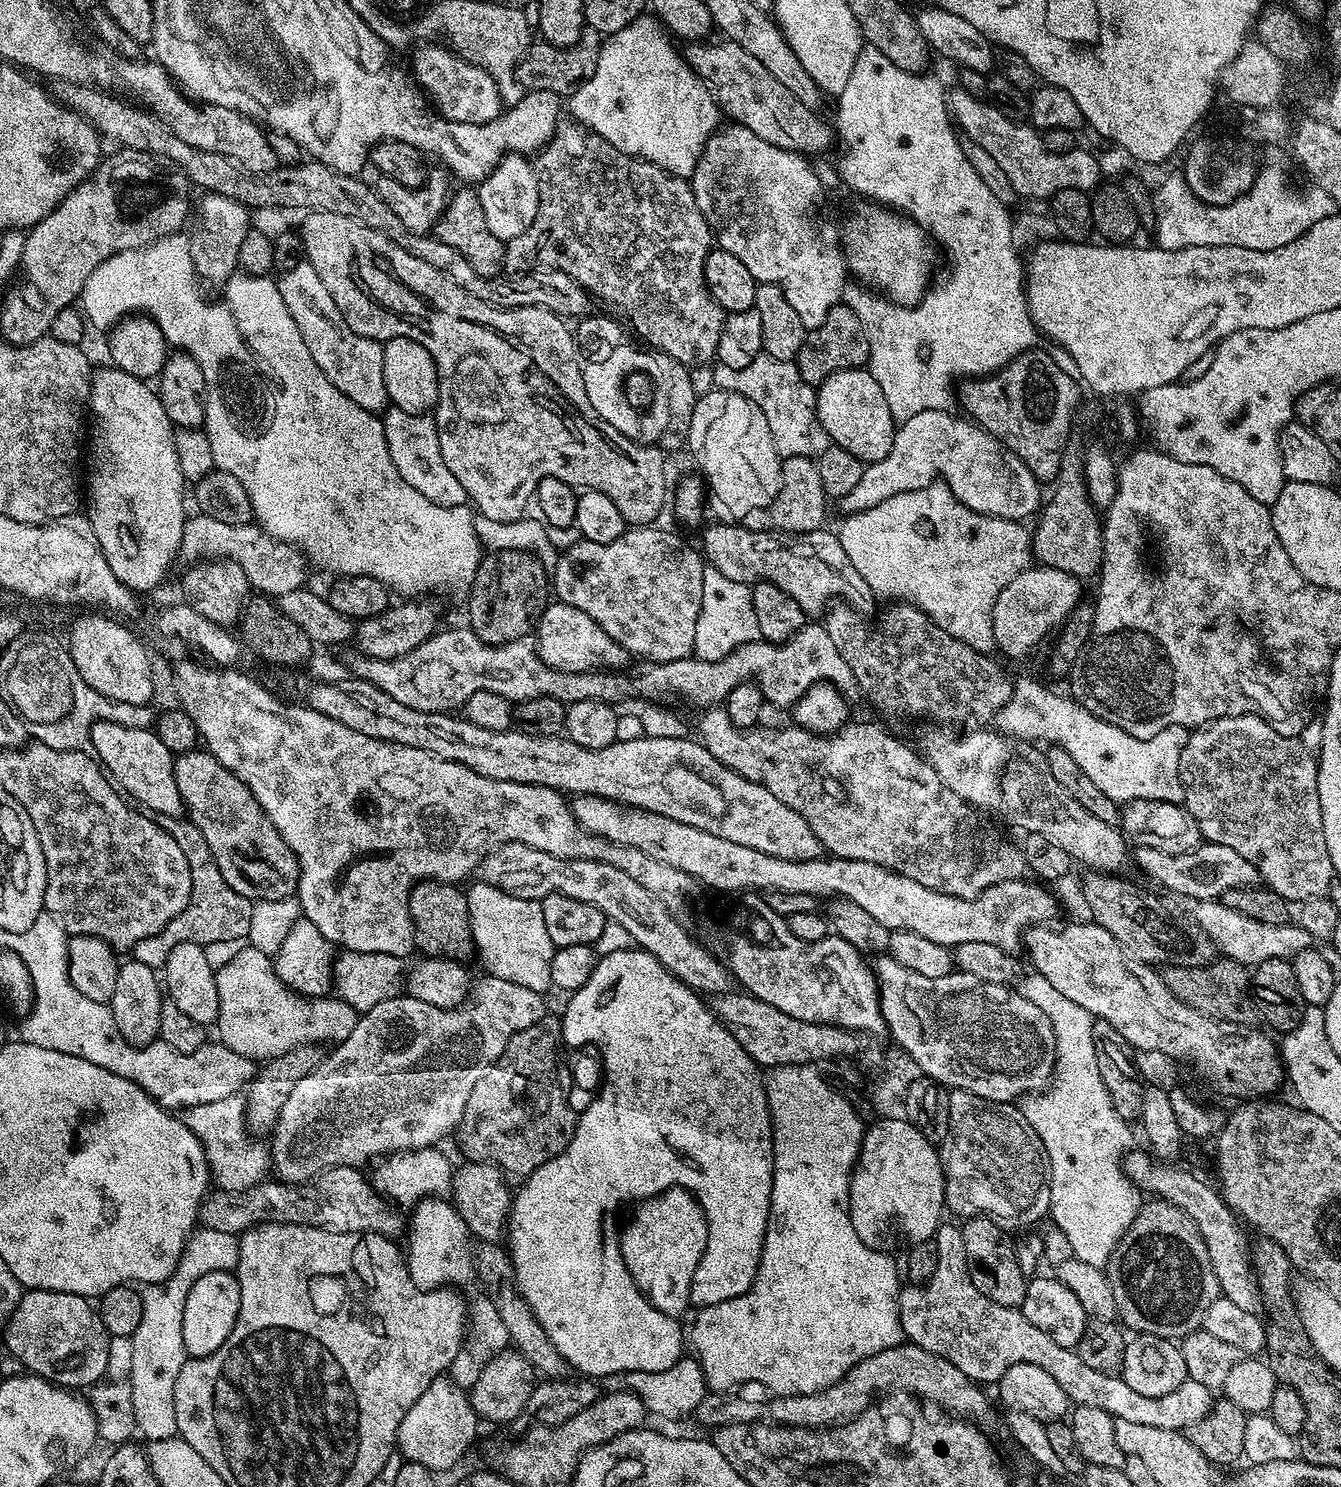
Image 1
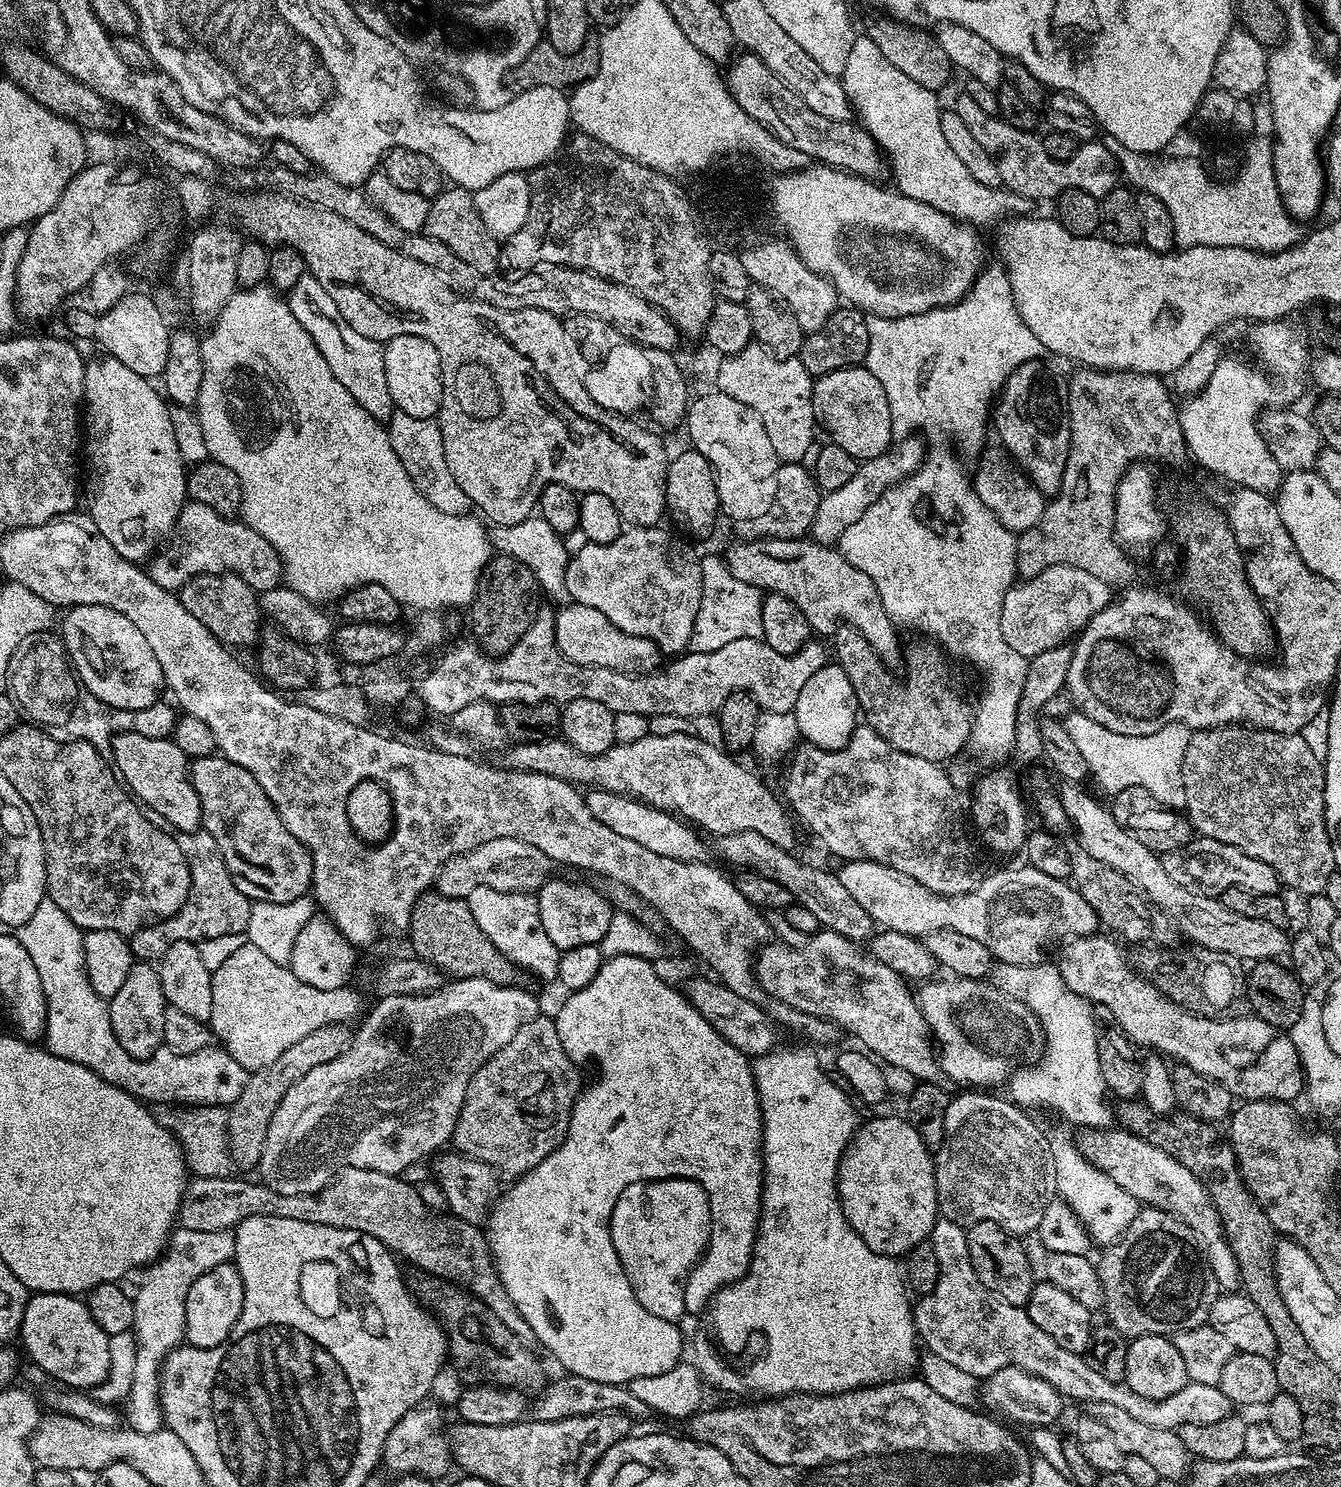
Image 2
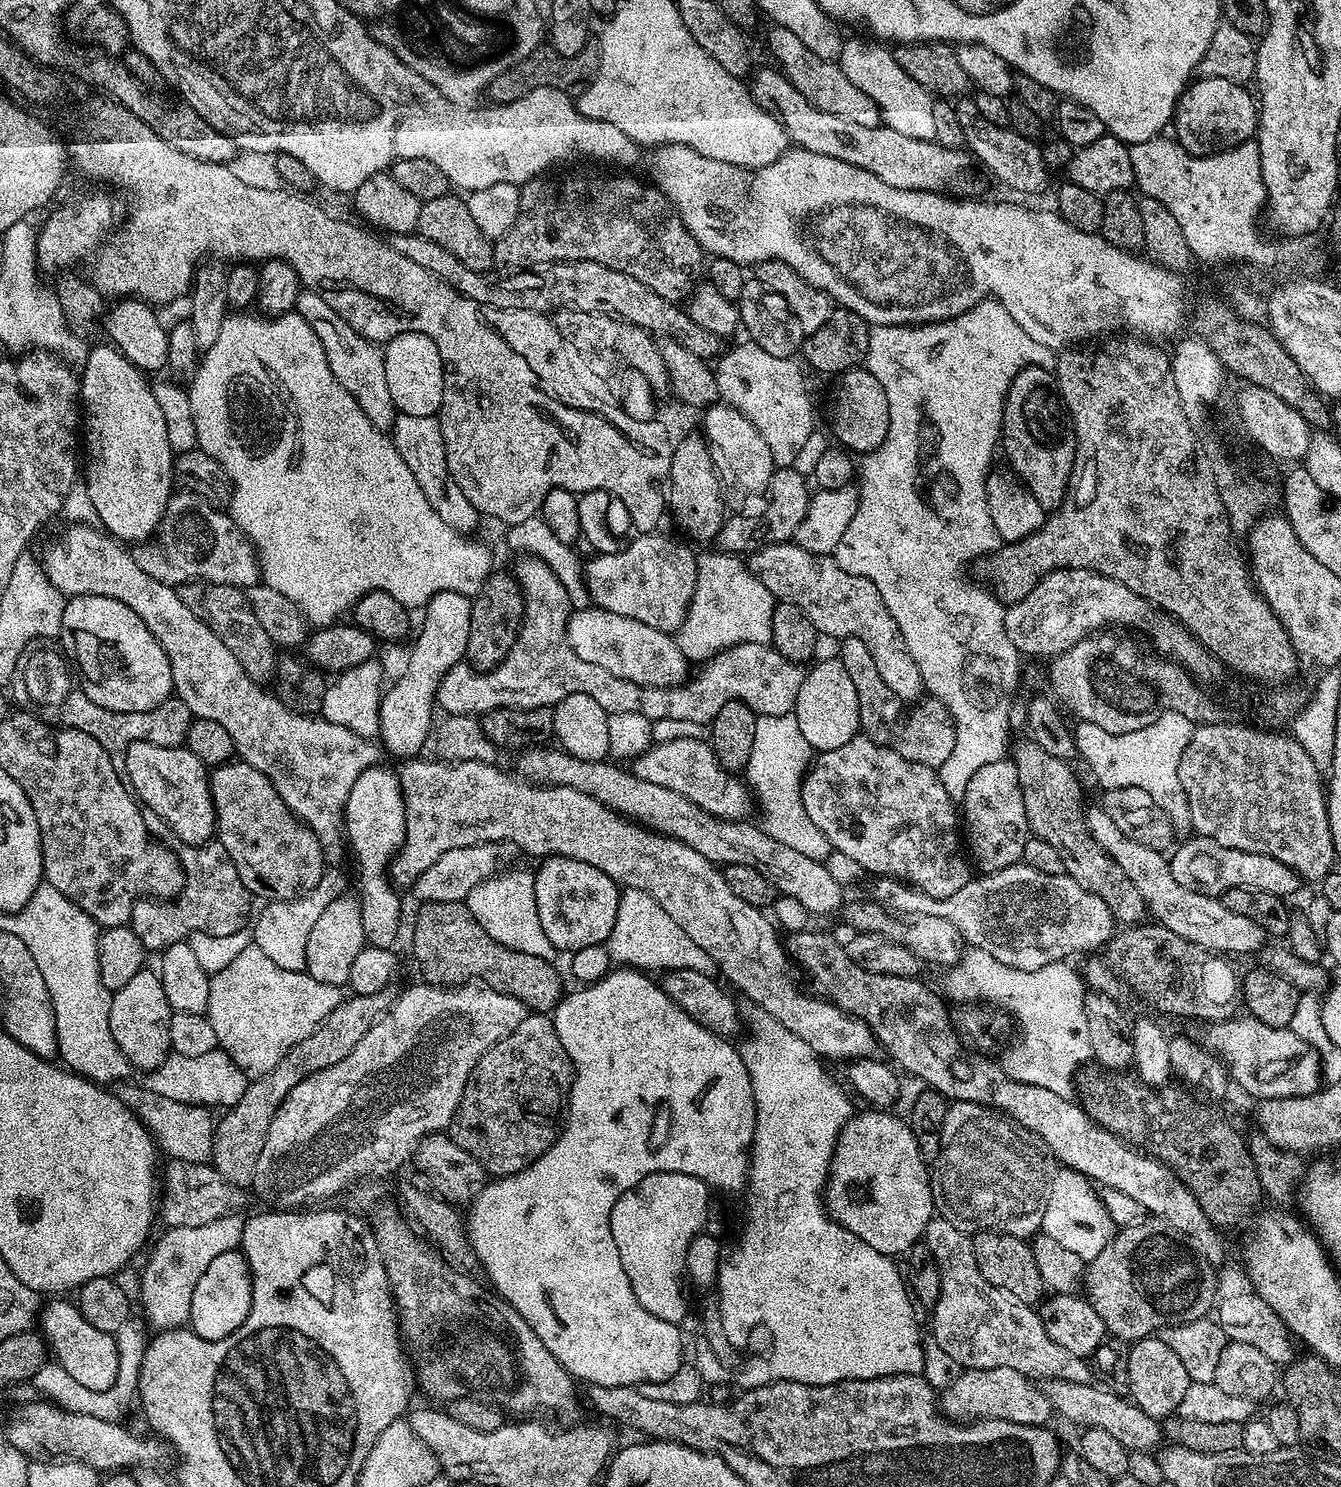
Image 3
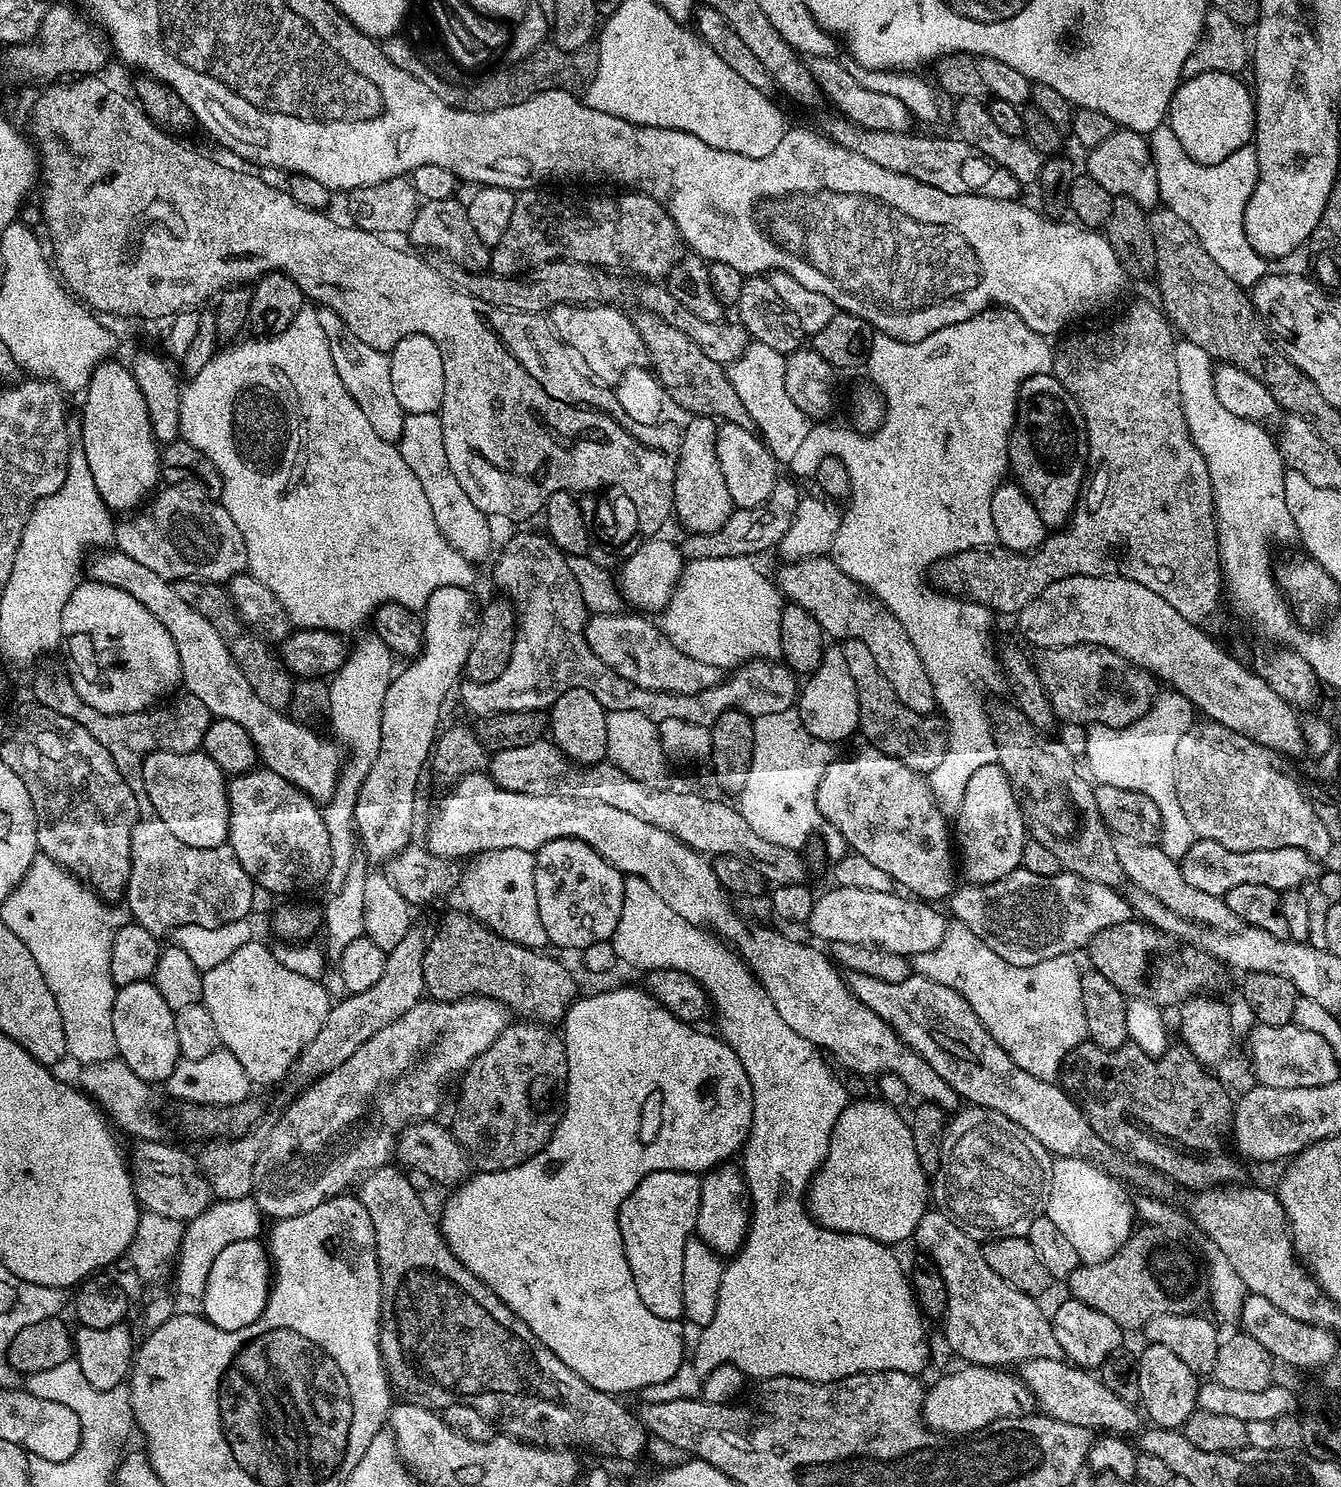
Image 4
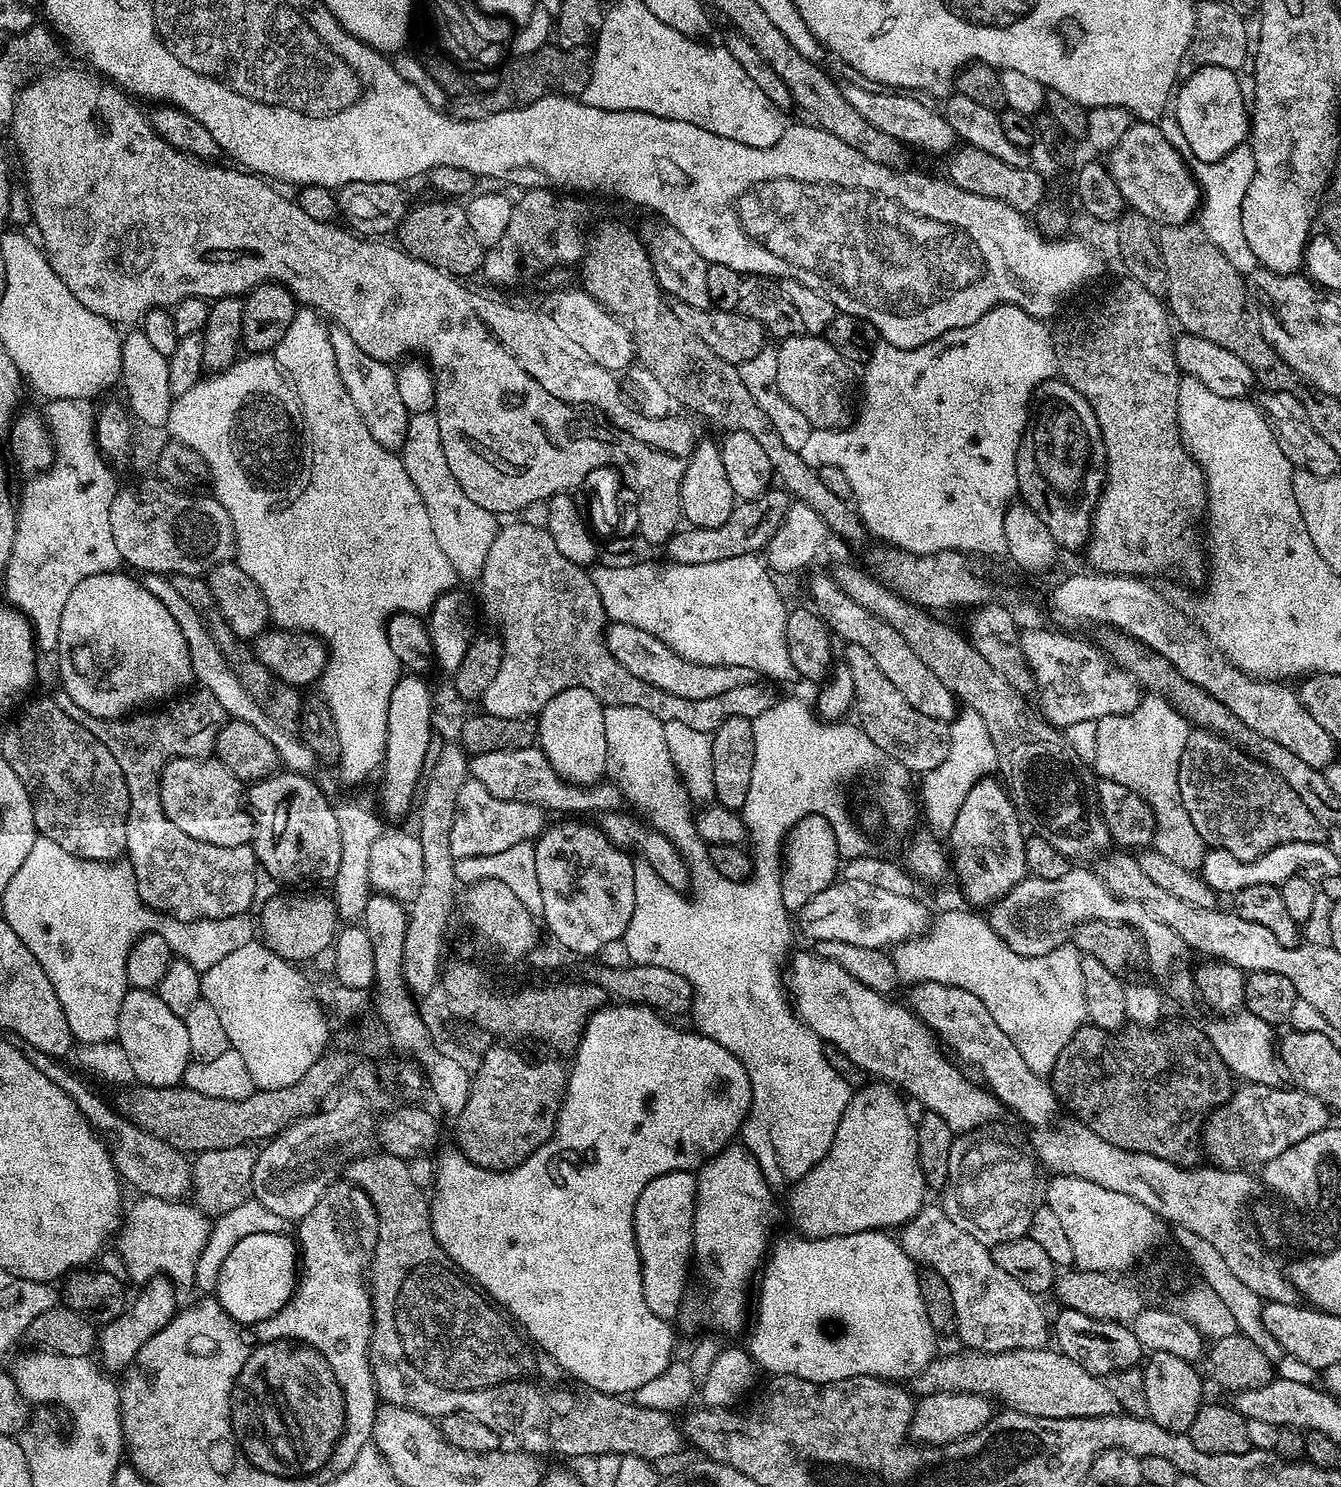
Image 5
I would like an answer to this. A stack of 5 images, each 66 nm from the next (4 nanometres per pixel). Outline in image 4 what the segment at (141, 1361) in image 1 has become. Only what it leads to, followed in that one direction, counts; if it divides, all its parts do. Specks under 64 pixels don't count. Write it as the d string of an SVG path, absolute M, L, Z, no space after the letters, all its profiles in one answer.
M251 1196L244 1199L219 1200L209 1205L198 1218L185 1225L184 1236L174 1264L176 1288L174 1299L183 1315L199 1315L203 1311L206 1278L214 1259L233 1242L257 1239L261 1234L263 1213Z

